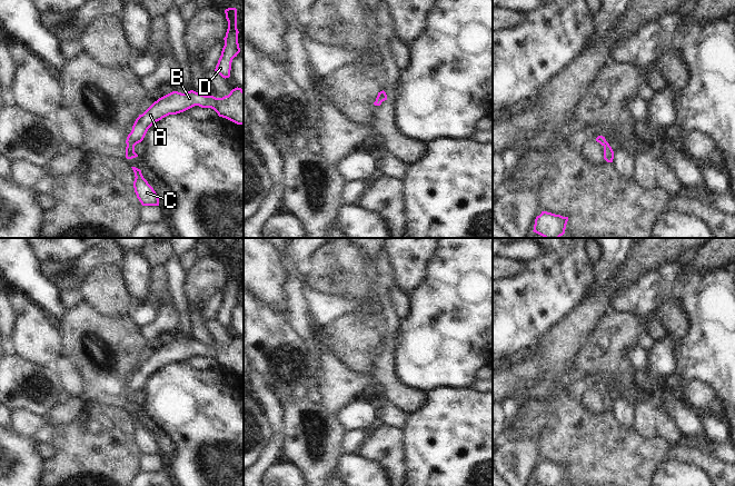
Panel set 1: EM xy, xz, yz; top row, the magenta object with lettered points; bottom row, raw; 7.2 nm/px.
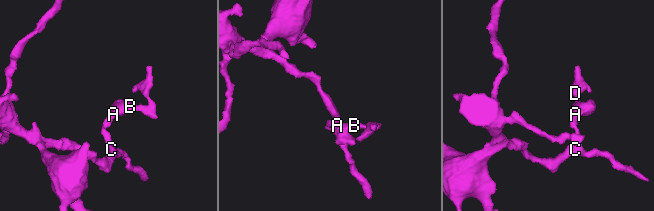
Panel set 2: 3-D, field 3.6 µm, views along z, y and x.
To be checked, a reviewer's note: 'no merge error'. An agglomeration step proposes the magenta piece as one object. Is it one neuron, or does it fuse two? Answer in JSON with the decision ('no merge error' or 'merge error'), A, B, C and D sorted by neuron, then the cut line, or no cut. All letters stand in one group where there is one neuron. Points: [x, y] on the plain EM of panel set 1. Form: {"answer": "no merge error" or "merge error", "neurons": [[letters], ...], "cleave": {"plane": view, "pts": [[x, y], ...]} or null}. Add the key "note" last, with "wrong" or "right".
{"answer": "no merge error", "neurons": [["A", "B", "C", "D"]], "cleave": null, "note": "right"}

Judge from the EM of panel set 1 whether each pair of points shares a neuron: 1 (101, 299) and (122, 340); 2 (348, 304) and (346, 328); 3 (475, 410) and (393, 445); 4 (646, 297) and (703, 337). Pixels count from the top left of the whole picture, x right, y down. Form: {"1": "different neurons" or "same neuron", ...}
{"1": "different neurons", "2": "different neurons", "3": "different neurons", "4": "same neuron"}

